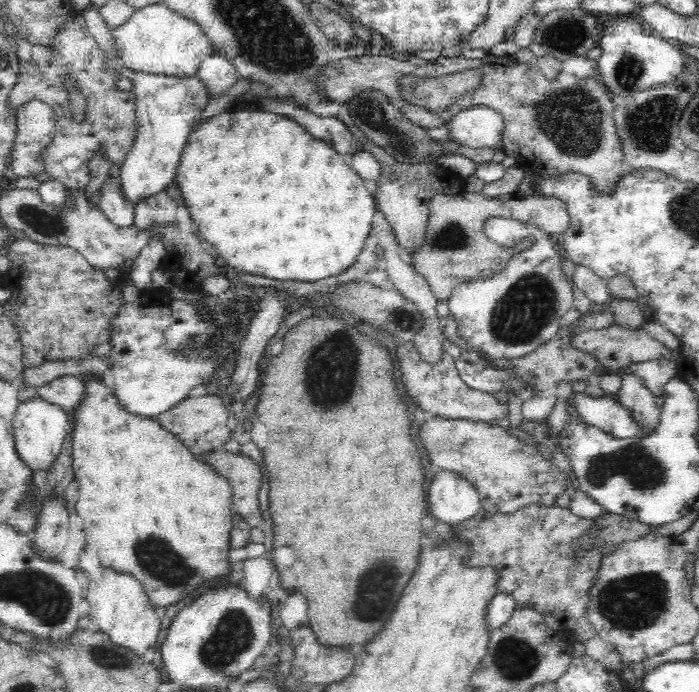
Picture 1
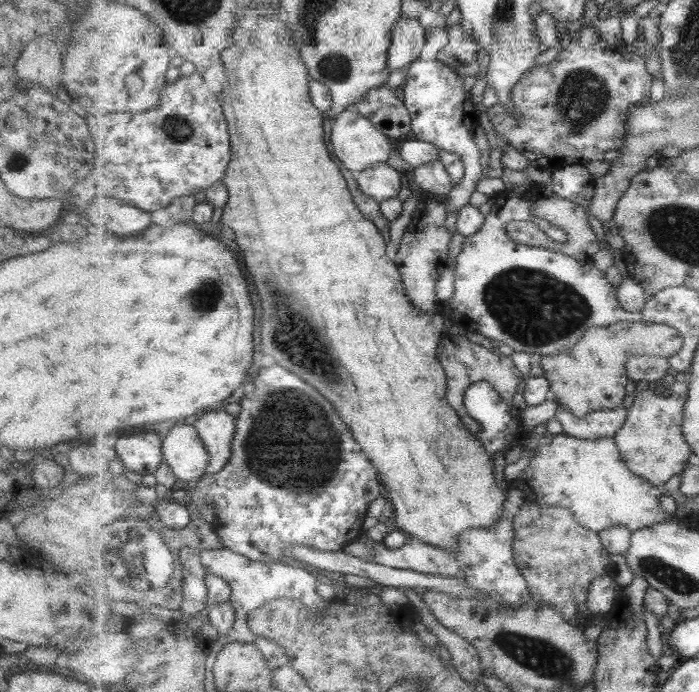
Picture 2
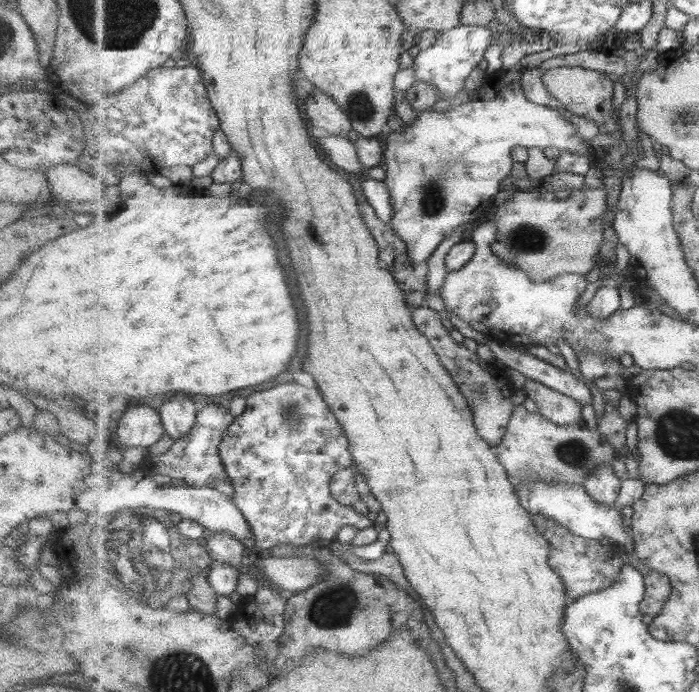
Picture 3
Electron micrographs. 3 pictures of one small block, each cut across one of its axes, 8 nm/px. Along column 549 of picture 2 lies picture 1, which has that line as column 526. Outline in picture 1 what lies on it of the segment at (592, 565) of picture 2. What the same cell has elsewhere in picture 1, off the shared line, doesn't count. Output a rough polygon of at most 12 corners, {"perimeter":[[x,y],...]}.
{"perimeter":[[531,504],[452,527],[516,607],[563,622],[617,674],[587,615],[594,519]]}

